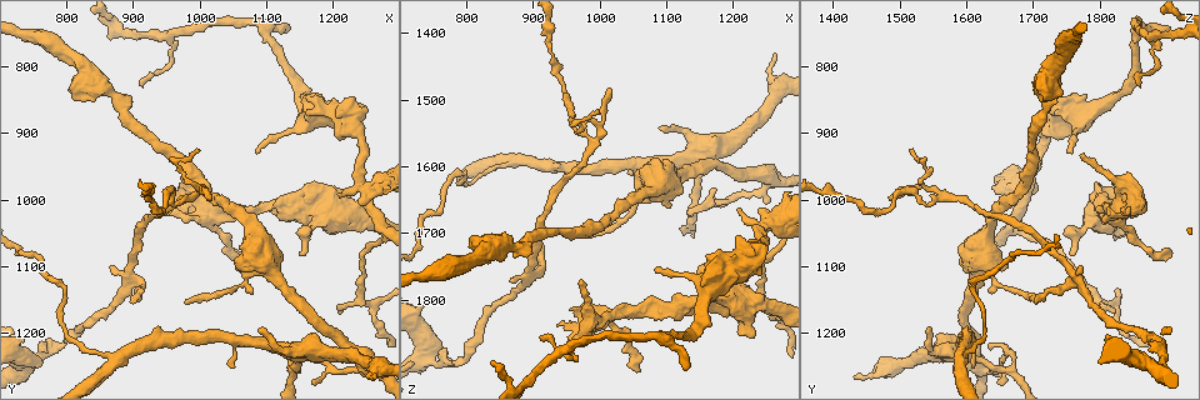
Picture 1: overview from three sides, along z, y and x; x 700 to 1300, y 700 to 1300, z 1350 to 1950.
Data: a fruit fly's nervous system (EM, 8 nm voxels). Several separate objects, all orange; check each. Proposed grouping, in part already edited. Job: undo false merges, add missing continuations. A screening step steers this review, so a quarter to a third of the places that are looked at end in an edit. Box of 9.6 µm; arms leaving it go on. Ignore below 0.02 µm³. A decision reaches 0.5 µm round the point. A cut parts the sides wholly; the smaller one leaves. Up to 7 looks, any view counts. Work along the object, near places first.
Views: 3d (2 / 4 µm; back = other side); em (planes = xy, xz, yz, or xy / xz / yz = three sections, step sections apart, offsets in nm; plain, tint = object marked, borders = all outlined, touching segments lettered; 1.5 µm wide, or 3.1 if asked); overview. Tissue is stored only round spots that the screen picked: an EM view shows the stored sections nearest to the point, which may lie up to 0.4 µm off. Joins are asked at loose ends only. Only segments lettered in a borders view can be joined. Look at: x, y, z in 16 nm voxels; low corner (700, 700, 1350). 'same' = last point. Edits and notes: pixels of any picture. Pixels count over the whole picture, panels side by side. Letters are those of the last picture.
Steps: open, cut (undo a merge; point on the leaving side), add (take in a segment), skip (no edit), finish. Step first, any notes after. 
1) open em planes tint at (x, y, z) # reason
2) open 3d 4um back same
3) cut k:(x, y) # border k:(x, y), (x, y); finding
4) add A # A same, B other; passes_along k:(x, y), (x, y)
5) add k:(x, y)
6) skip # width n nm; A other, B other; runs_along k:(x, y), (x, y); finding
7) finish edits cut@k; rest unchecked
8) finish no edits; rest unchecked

open em xy step 4 borders at (1135, 745, 1905) # an open end

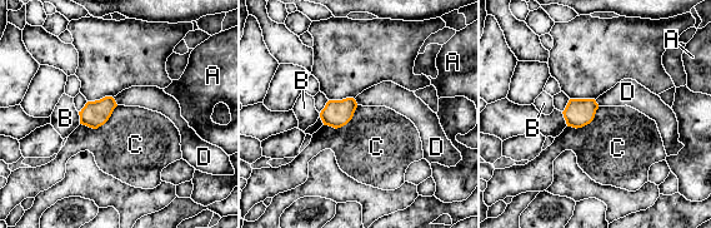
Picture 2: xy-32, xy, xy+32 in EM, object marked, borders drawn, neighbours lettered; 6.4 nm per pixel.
skip # A other, B other, C other, D other; border 2:(118, 105), (96, 128), (80, 124); no lettered segment goes on from it

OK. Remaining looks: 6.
open em xz step 4 tint at (930, 1000, 1425) # thin neck

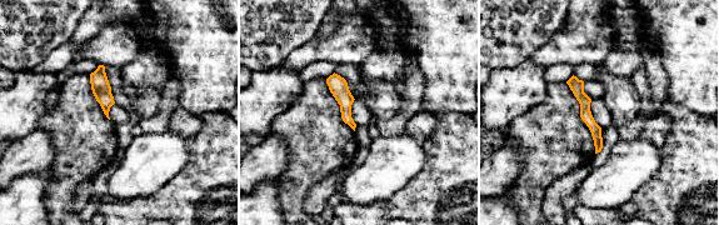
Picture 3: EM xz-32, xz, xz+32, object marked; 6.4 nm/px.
open em planes borders same

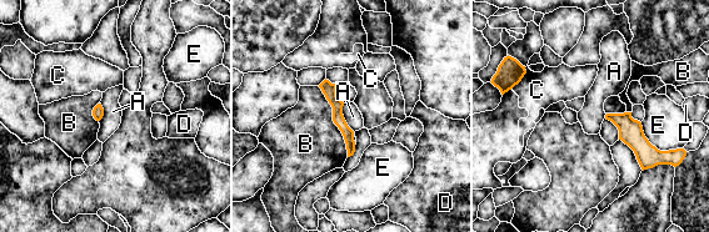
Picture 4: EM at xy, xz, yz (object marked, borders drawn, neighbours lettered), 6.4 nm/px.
skip # width 70 nm; A other, B other, C other, D other, E other; border 4:(343, 104), (343, 117), (354, 131); one neuron here

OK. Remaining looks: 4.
open em yz step 4 borders at (1145, 1235, 1605) # thick turns thin

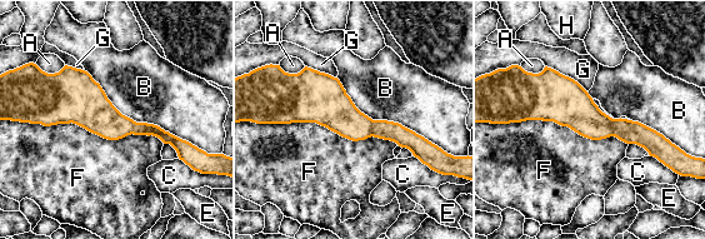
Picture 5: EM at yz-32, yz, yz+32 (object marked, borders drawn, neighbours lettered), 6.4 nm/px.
skip # A other, B other, C other, E other, F other, G other, H other; continuous, no second neuron

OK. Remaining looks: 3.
finish no edits; rest unchecked

